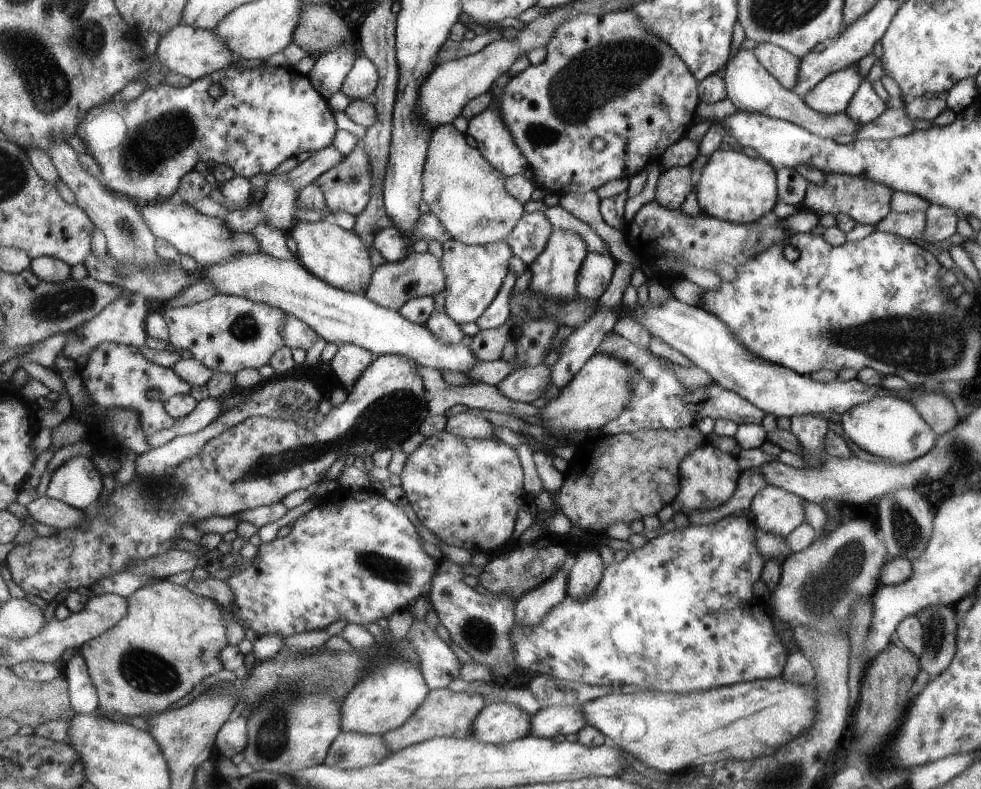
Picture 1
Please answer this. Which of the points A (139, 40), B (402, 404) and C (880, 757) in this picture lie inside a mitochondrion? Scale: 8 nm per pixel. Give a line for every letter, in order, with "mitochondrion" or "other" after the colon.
A: other
B: mitochondrion
C: other

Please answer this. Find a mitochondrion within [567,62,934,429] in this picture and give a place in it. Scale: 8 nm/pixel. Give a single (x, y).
(884, 339)

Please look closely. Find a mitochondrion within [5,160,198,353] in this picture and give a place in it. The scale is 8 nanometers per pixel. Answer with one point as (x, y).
(66, 303)

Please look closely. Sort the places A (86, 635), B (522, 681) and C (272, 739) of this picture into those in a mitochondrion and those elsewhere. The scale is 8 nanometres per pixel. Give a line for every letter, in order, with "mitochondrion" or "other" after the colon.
A: other
B: other
C: mitochondrion

